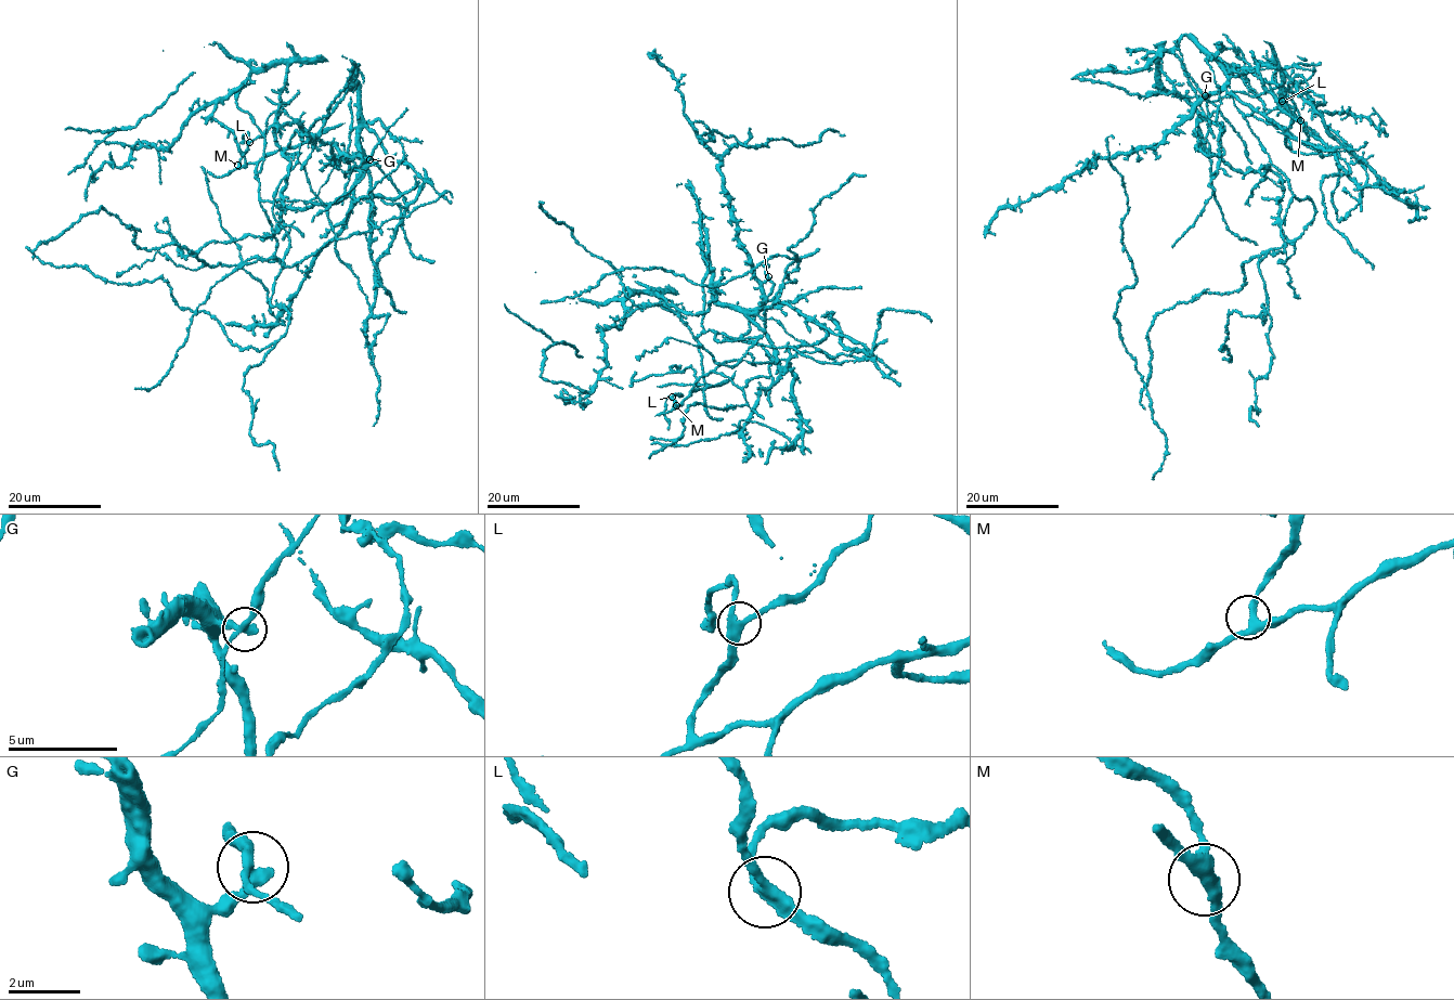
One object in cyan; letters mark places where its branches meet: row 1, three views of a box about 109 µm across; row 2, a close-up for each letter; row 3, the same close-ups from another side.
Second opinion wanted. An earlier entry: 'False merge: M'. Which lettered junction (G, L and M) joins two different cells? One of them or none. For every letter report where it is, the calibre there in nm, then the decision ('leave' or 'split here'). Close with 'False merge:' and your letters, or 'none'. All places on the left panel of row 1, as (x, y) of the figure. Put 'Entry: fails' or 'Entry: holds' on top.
Entry: fails
G: place (370, 159); calibre 280 nm; leave
L: place (249, 142); calibre 280 nm; leave
M: place (237, 165); calibre 320 nm; leave
False merge: none

